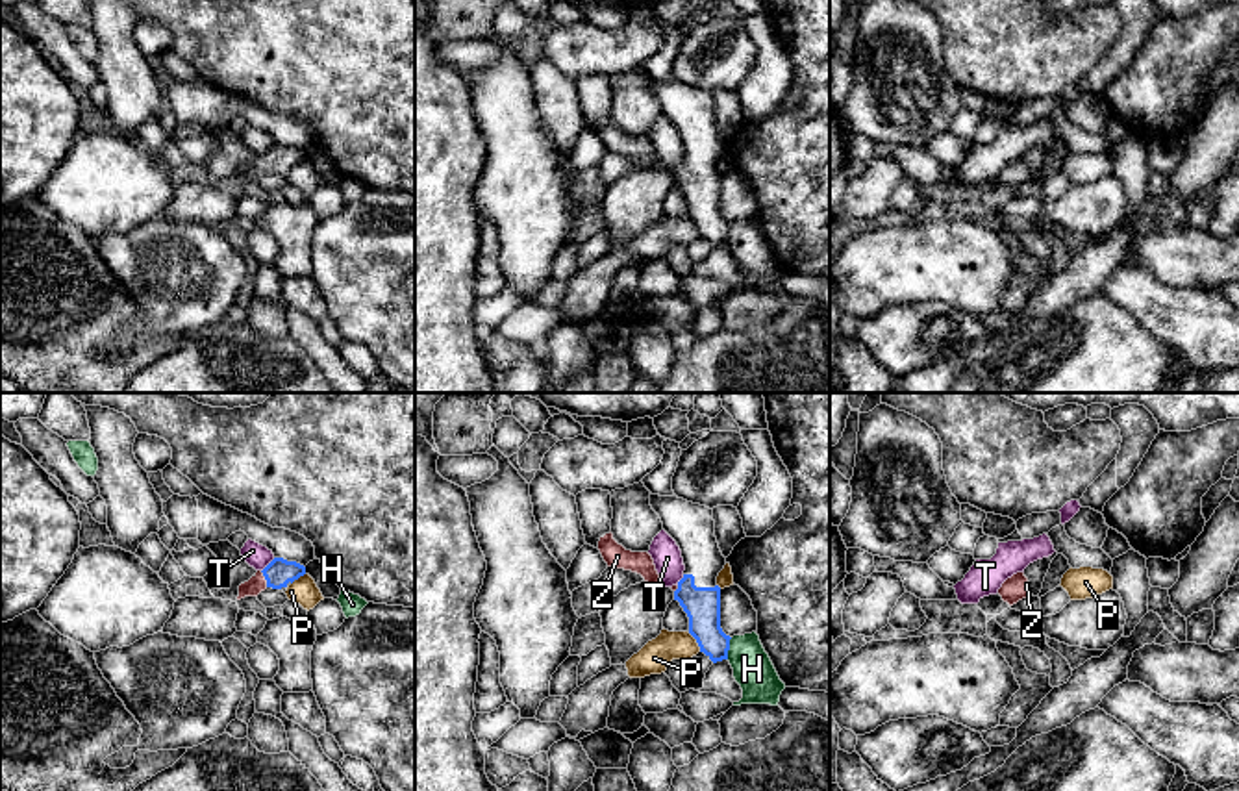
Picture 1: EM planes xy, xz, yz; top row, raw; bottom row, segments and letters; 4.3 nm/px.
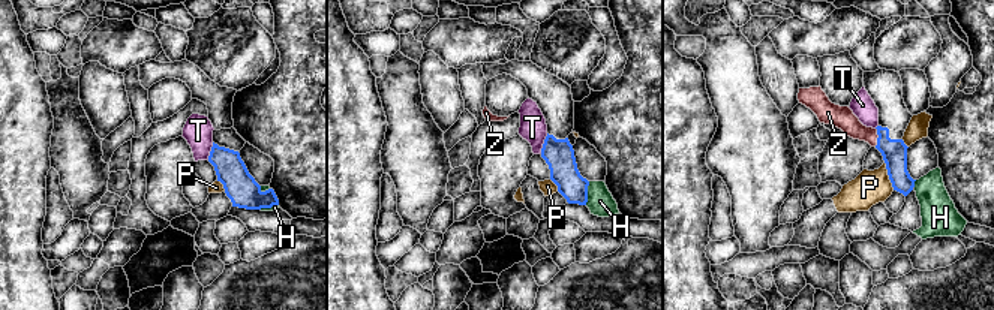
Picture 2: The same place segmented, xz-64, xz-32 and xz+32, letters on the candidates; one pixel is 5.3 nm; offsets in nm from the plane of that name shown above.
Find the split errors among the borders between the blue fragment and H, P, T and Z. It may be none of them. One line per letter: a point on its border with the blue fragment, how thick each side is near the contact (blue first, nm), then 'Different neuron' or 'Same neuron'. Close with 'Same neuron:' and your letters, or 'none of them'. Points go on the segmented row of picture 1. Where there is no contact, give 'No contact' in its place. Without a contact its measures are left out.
H: Touches blue at xz (728, 649). Thickness 160 nm (blue) against 180 nm. Different neuron
P: Touches blue at xz (697, 641). Thickness 160 nm (blue) against 140 nm. Different neuron
T: Touches blue at xy (267, 565). Thickness 120 nm (blue) against 110 nm. Different neuron
Z: Touches blue at xy (265, 578). Thickness 120 nm (blue) against 80 nm. Same neuron
Same neuron: Z

